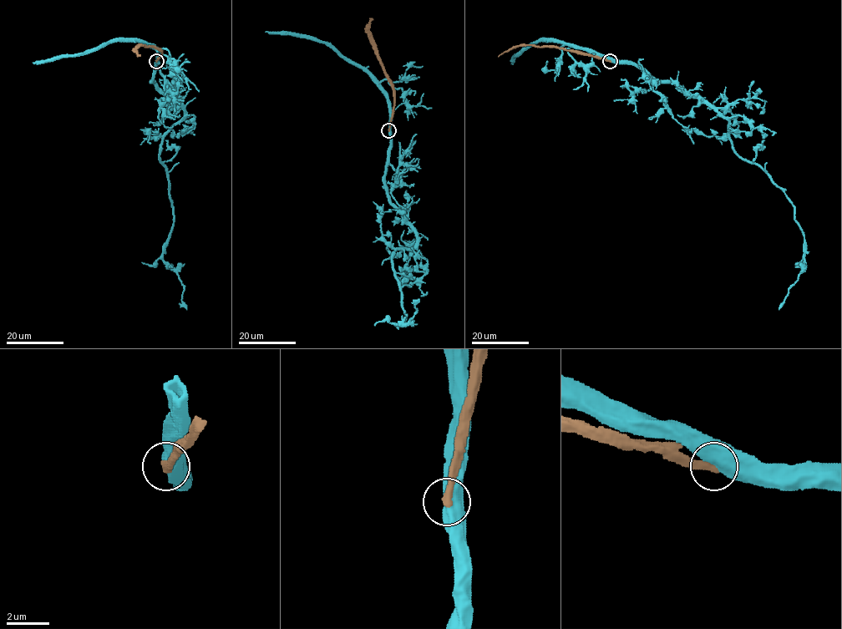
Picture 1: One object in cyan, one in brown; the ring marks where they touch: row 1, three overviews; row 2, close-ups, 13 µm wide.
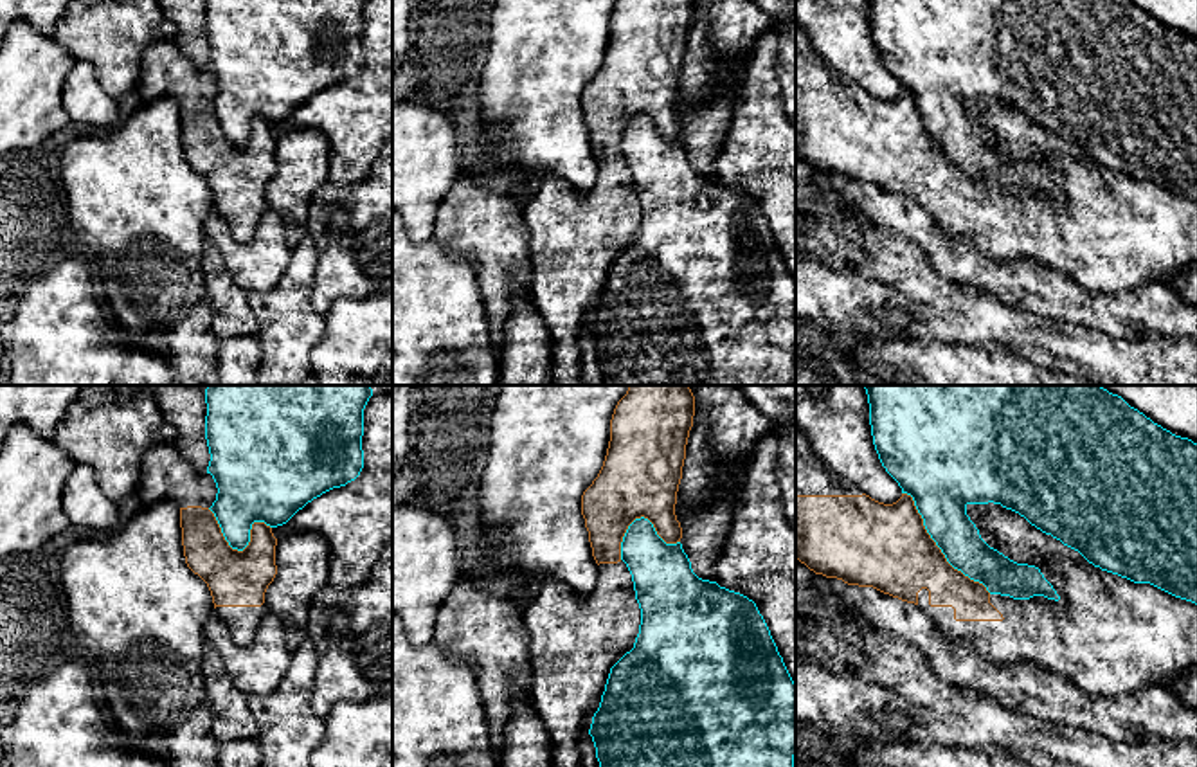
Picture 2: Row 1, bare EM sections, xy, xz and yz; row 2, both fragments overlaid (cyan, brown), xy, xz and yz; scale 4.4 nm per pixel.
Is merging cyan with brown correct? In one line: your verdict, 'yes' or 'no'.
no

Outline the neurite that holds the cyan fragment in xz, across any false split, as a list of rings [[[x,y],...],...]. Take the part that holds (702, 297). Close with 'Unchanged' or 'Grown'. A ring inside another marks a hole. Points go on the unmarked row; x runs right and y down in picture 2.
[[[635,115],[621,139],[641,221],[634,245],[612,265],[592,313],[603,385],[792,385],[796,353],[796,279],[747,193],[698,175],[682,140],[666,140],[653,121]]]. Unchanged

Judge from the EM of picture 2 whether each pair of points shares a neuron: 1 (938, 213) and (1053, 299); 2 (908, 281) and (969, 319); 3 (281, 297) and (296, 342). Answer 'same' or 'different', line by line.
1: different
2: same
3: same

